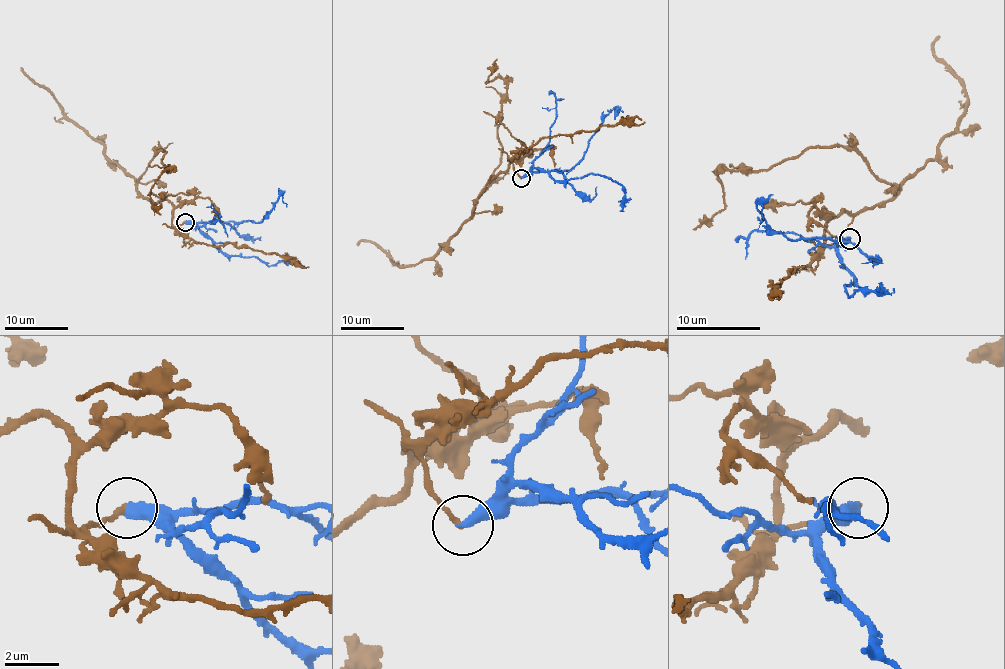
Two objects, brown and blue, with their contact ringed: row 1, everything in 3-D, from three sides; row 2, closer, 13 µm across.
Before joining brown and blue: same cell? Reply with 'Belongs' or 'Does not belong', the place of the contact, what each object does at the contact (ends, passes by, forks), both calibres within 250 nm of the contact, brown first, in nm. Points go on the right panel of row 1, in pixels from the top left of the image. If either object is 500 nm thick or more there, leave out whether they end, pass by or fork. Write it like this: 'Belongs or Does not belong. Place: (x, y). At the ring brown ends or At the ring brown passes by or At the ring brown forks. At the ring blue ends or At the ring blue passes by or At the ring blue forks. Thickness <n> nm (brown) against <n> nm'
Does not belong. Place: (850, 239). At the ring brown ends. At the ring blue ends. Thickness 190 nm (brown) against 440 nm

